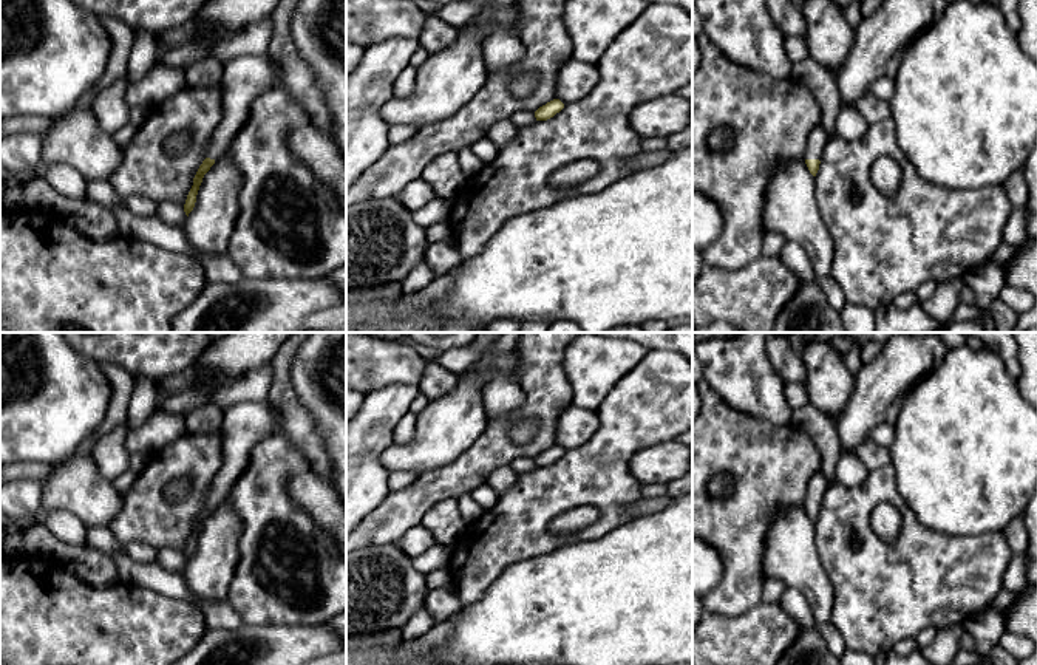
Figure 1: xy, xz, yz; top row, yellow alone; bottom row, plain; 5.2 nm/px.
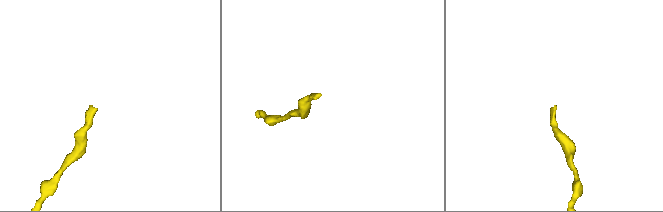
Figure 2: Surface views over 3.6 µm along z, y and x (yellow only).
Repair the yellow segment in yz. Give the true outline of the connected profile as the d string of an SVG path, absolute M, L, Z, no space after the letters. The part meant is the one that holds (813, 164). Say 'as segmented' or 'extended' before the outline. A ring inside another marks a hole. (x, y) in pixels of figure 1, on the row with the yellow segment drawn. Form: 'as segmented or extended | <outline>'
extended | M818 125L808 135L807 148L805 148L805 164L813 176L816 176L821 164L821 155L828 136L824 130L824 125Z

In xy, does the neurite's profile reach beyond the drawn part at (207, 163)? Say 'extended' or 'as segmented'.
extended

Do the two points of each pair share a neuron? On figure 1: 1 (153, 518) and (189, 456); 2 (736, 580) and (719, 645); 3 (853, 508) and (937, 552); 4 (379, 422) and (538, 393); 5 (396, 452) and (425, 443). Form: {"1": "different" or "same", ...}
{"1": "same", "2": "different", "3": "same", "4": "different", "5": "same"}

